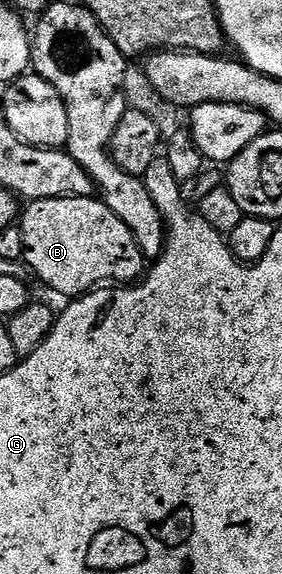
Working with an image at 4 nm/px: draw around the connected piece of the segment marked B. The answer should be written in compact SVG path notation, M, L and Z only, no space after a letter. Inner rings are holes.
M65 195L59 199L35 199L21 212L25 266L38 274L42 283L66 297L85 295L111 281L134 281L143 274L144 256L136 237L108 209L101 198Z

